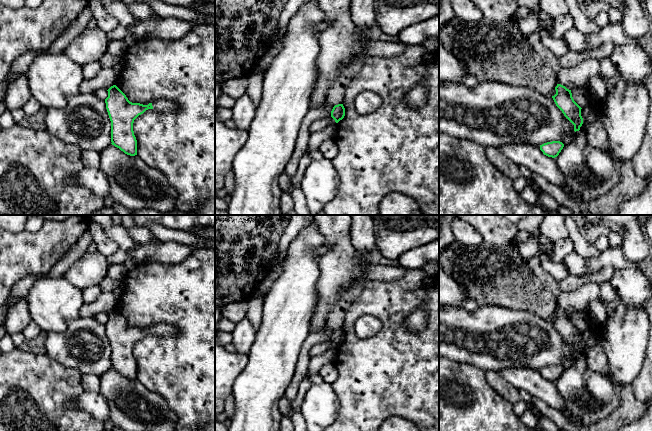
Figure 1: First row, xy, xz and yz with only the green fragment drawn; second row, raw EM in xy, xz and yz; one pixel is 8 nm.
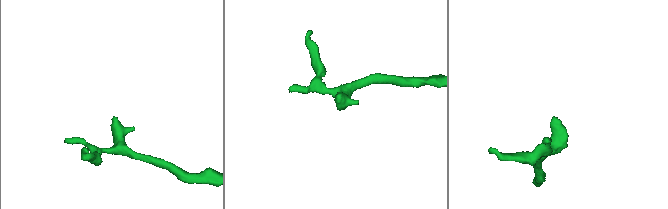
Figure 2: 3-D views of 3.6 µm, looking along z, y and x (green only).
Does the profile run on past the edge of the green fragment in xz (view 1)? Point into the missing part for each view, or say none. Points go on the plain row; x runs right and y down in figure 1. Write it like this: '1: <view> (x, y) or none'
1: none

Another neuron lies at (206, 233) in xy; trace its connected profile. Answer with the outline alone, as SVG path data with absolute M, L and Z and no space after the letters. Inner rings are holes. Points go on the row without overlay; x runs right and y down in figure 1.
M194 227L188 230L190 233L208 240L215 240L215 227L205 228L205 227Z

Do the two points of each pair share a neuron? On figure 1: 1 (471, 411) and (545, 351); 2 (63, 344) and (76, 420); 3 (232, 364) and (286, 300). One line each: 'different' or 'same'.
1: different
2: different
3: different

